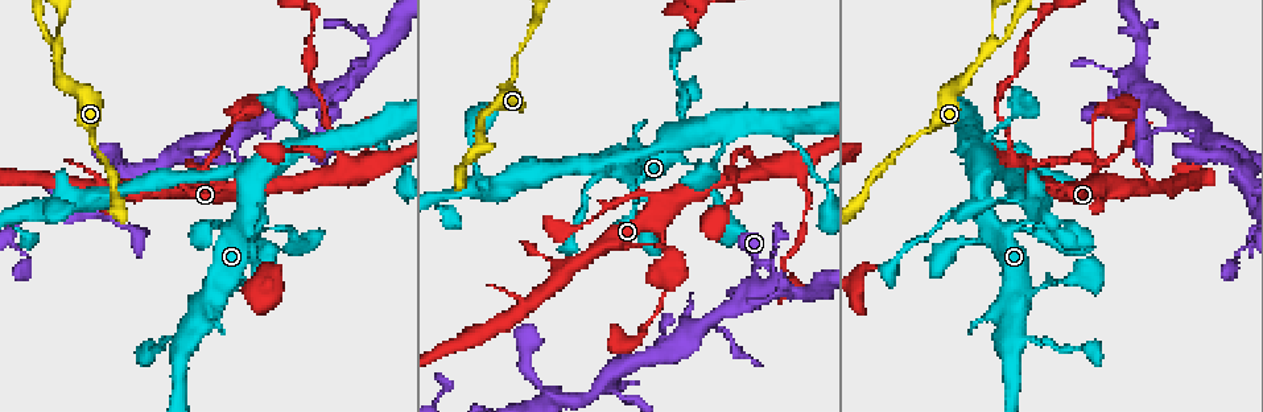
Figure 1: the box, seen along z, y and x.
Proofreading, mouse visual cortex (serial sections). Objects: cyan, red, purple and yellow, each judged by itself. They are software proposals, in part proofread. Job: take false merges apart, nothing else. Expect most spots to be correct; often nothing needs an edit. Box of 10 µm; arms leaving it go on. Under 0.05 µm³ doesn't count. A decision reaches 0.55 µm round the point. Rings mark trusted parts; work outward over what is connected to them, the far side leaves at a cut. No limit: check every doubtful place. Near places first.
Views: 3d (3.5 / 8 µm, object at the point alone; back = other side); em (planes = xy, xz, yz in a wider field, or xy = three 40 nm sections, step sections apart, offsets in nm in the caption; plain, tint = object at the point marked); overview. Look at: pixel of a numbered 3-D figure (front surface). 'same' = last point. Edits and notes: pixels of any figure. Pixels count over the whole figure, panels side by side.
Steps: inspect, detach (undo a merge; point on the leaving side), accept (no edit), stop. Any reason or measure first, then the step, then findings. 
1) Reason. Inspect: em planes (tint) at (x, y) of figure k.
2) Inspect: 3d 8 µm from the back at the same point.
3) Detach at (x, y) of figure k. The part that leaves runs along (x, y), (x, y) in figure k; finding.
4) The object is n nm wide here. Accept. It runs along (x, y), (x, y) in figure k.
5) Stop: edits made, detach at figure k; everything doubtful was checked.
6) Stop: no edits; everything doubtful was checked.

Three-way junction. Inspect: 3d 3.5 µm at (1017, 165) of figure 1.

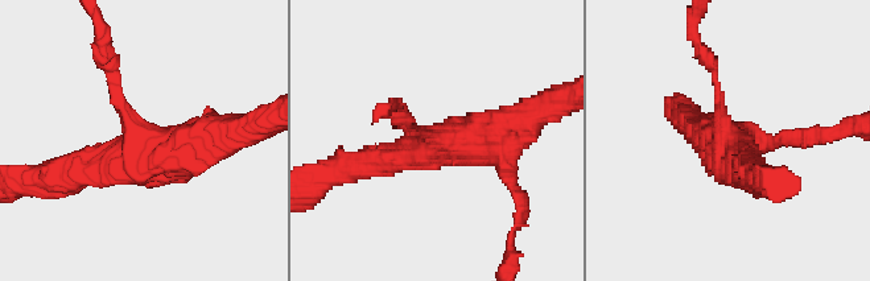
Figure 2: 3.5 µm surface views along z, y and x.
Inspect: em xy step 2 (tint) at (431, 145) of figure 2.

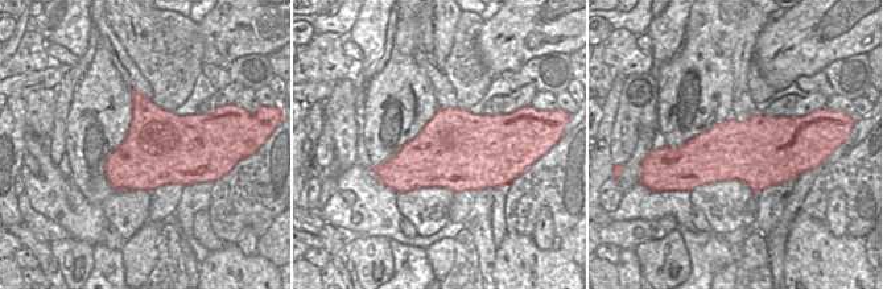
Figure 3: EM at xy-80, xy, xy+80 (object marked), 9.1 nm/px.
Cut it another way. Inspect: em xy step 3 (tint) at the same point.

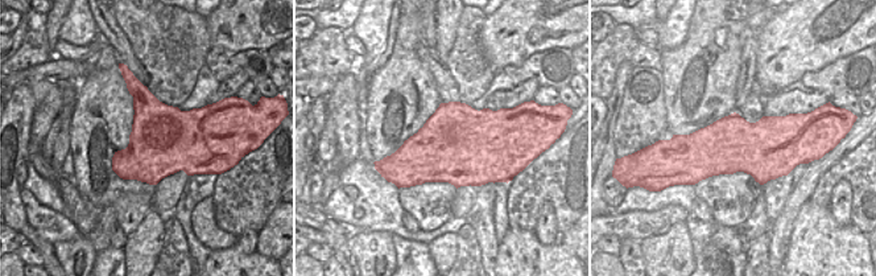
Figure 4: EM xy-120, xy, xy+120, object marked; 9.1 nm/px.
3 arms meet here; the arms are 100, 350, 500 nm wide. Accept. It runs along (57, 176), (207, 139) in figure 2; continuous, no second cell.

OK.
Narrows sharply. Inspect: 3d 8 µm from the back at (753, 161) of figure 1.

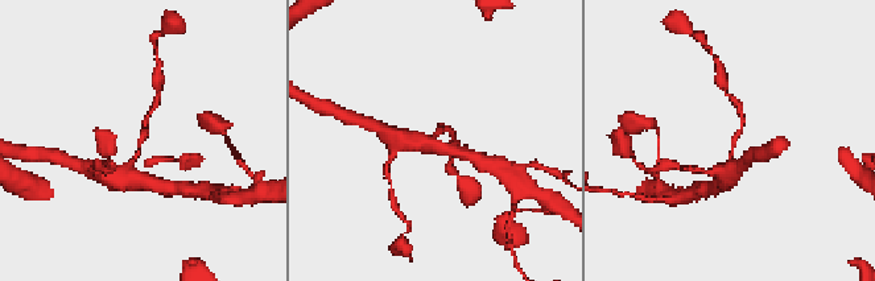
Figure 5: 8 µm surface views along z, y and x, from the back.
The arms are 150, 250 nm wide. Inspect: em planes (tint) at the same point.

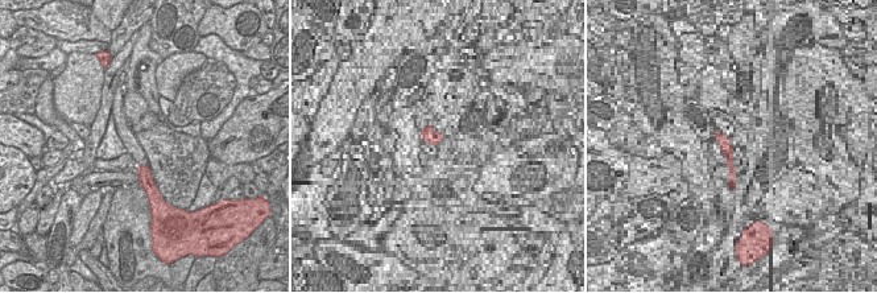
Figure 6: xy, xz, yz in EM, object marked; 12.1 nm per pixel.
Accept. It runs along (132, 176), (129, 165), (151, 108) in figure 5; one cell here.

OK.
Side arm on a straight run. Inspect: 3d 3.5 µm at (57, 43) of figure 1.

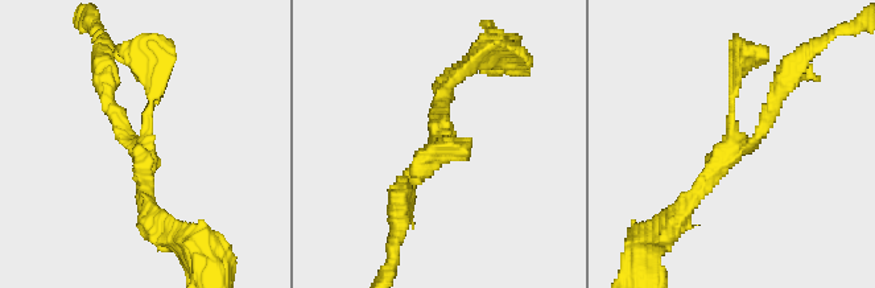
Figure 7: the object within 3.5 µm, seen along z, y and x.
3 arms meet here; the arms are 150, 200, 200 nm wide. Inspect: em planes (tint) at (733, 147) of figure 7.

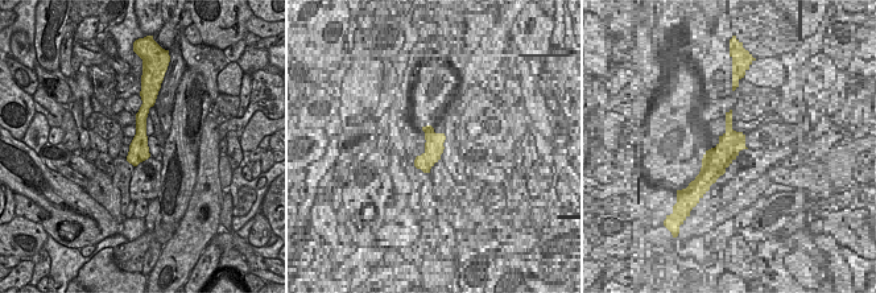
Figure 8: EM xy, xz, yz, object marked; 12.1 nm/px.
The object is 260 nm wide here. Accept. It runs along (147, 106), (135, 161) in figure 8; continuous, no second cell.

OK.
Stop: no edits; everything doubtful was checked.

